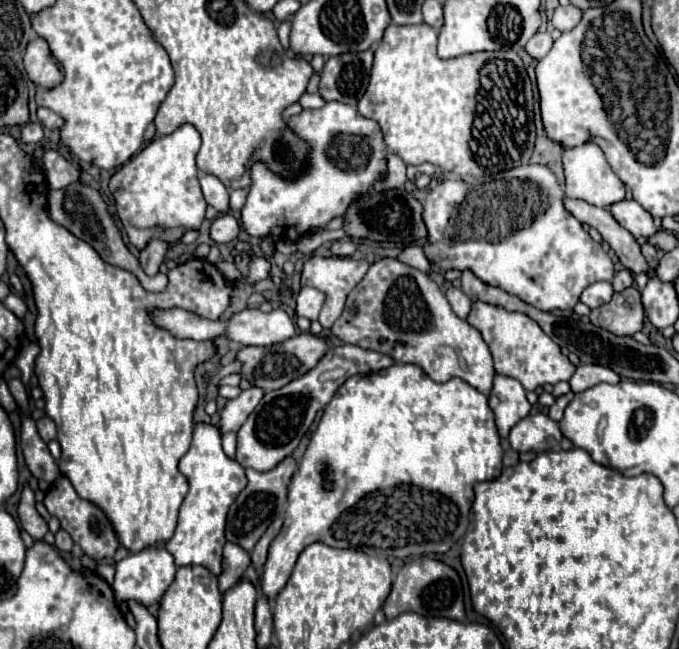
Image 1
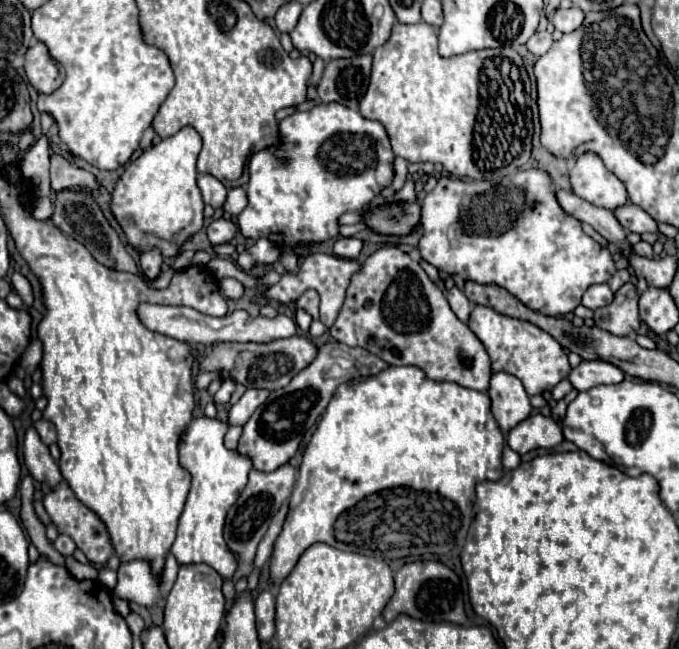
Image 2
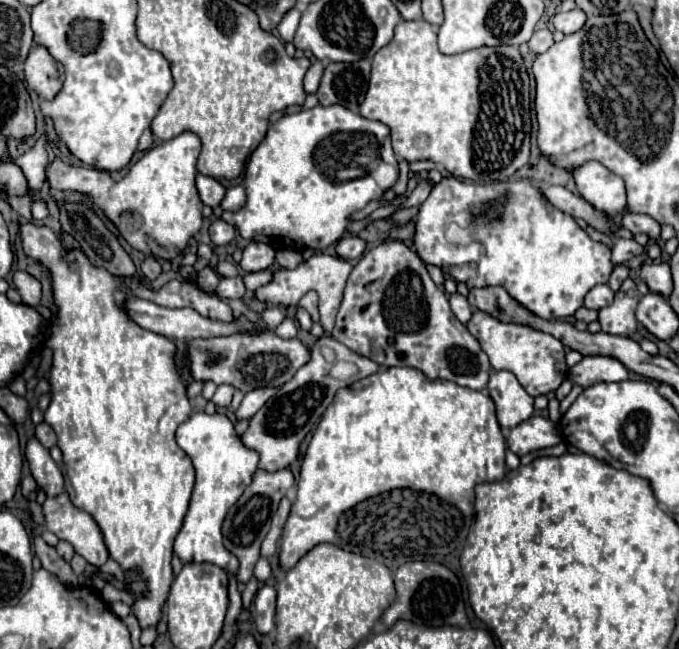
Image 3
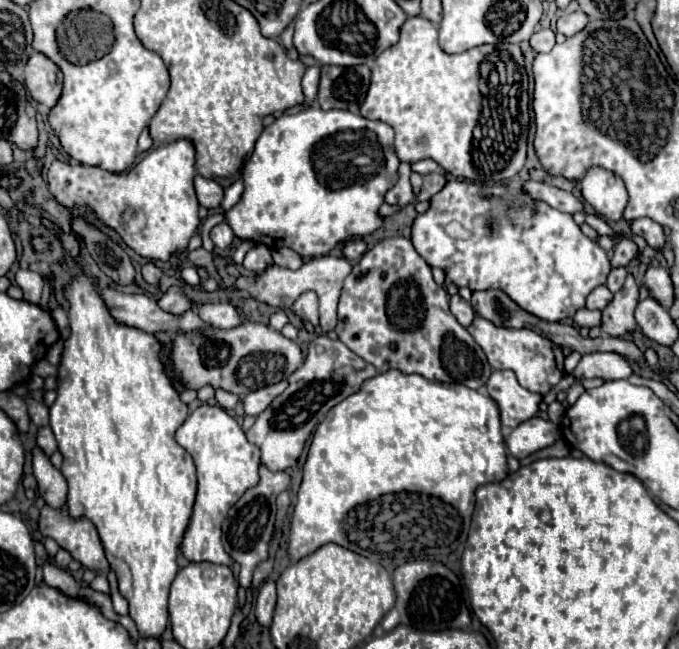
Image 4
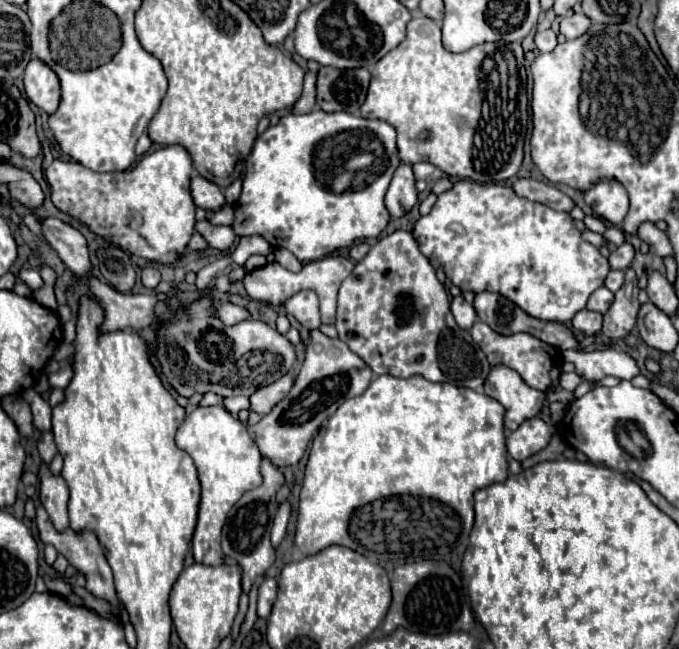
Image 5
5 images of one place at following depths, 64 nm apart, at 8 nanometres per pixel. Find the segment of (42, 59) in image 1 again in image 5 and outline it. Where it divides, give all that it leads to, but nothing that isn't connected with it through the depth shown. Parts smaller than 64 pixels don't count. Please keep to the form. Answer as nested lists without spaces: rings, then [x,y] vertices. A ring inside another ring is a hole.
[[[32,58],[24,72],[24,90],[30,102],[34,102],[48,116],[56,112],[60,102],[58,76],[38,58]]]

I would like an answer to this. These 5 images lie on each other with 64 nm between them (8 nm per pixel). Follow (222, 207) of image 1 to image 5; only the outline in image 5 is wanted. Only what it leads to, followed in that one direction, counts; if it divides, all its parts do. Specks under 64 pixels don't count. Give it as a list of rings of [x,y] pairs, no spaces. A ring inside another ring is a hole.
[[[202,176],[192,178],[190,194],[192,194],[194,204],[198,208],[208,210],[208,212],[216,212],[216,210],[220,210],[226,204],[226,198],[224,198],[222,190],[216,184],[212,184],[210,180],[202,178]]]

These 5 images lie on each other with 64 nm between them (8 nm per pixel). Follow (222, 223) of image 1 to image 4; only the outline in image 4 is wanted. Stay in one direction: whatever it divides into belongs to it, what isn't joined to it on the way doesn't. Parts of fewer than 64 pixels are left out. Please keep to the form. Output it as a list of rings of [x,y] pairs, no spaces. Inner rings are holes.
[[[222,222],[222,224],[212,228],[210,238],[212,238],[216,248],[228,248],[232,244],[232,240],[234,240],[234,232],[232,232],[232,228],[228,228],[226,222]]]

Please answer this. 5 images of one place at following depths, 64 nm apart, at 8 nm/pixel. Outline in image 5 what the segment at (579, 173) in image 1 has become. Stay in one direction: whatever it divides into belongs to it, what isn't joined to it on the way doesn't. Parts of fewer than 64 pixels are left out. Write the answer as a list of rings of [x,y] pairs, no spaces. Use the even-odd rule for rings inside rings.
[[[614,180],[596,182],[584,192],[584,200],[598,218],[614,226],[620,226],[628,214],[628,194]]]

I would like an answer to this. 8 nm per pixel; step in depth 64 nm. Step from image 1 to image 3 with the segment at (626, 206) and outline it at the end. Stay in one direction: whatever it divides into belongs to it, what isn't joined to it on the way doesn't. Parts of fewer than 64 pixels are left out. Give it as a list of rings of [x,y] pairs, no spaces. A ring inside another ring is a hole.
[[[624,212],[624,218],[622,218],[622,226],[628,228],[632,234],[648,234],[648,238],[652,242],[658,242],[660,238],[660,224],[656,220],[652,220],[650,216],[644,216],[644,214],[630,214],[630,212]]]

